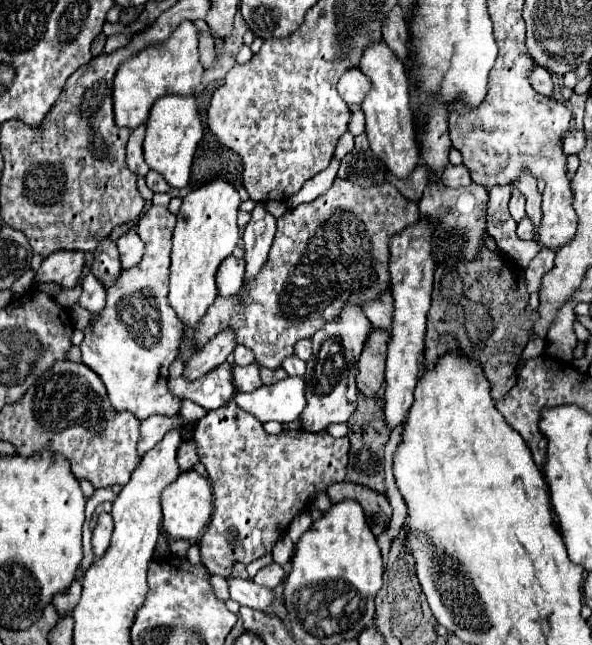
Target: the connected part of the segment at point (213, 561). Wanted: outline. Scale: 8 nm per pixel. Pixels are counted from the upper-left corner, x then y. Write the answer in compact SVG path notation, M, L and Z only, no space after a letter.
M234 398L200 418L196 422L192 440L196 442L198 458L208 472L214 494L214 512L204 536L198 542L198 548L202 564L210 570L210 574L218 574L222 578L232 574L232 566L236 562L250 564L252 560L272 552L272 546L282 532L286 532L292 518L298 516L316 494L326 492L330 484L344 480L350 448L350 440L346 436L332 438L328 432L310 434L304 430L282 430L280 434L272 436L262 428L262 422L242 410Z

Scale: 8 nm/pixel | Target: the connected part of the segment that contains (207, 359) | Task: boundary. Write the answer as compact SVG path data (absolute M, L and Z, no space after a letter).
M224 330L222 334L212 338L206 346L202 346L200 350L196 350L190 356L190 360L184 366L184 374L182 376L186 380L196 380L196 378L204 376L214 366L222 364L226 360L226 356L234 352L234 348L236 348L234 330Z

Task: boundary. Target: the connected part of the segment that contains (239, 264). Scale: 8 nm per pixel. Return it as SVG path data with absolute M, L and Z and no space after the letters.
M228 256L226 262L218 266L216 272L216 286L220 296L234 296L244 282L244 258Z

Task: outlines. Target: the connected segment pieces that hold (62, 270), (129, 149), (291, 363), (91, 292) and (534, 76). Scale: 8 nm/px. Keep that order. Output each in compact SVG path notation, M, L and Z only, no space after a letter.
M58 250L58 254L50 254L44 258L40 270L36 272L36 280L54 282L62 288L74 288L84 268L84 254Z
M138 126L132 130L126 146L126 166L138 176L146 176L150 170L142 156L142 142L144 142L144 126Z
M288 356L282 362L282 368L288 372L288 376L302 376L306 372L306 364L296 356Z
M88 272L82 280L82 294L80 294L80 306L90 310L92 314L102 310L106 306L106 288L92 272Z
M534 64L532 68L532 74L530 74L530 84L534 86L534 90L542 96L552 96L552 90L554 90L554 84L552 84L552 76L550 72L540 66L540 64Z

